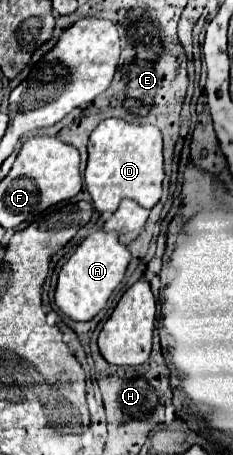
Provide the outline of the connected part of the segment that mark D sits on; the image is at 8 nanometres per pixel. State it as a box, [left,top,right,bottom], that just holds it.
[85,118,163,214]

